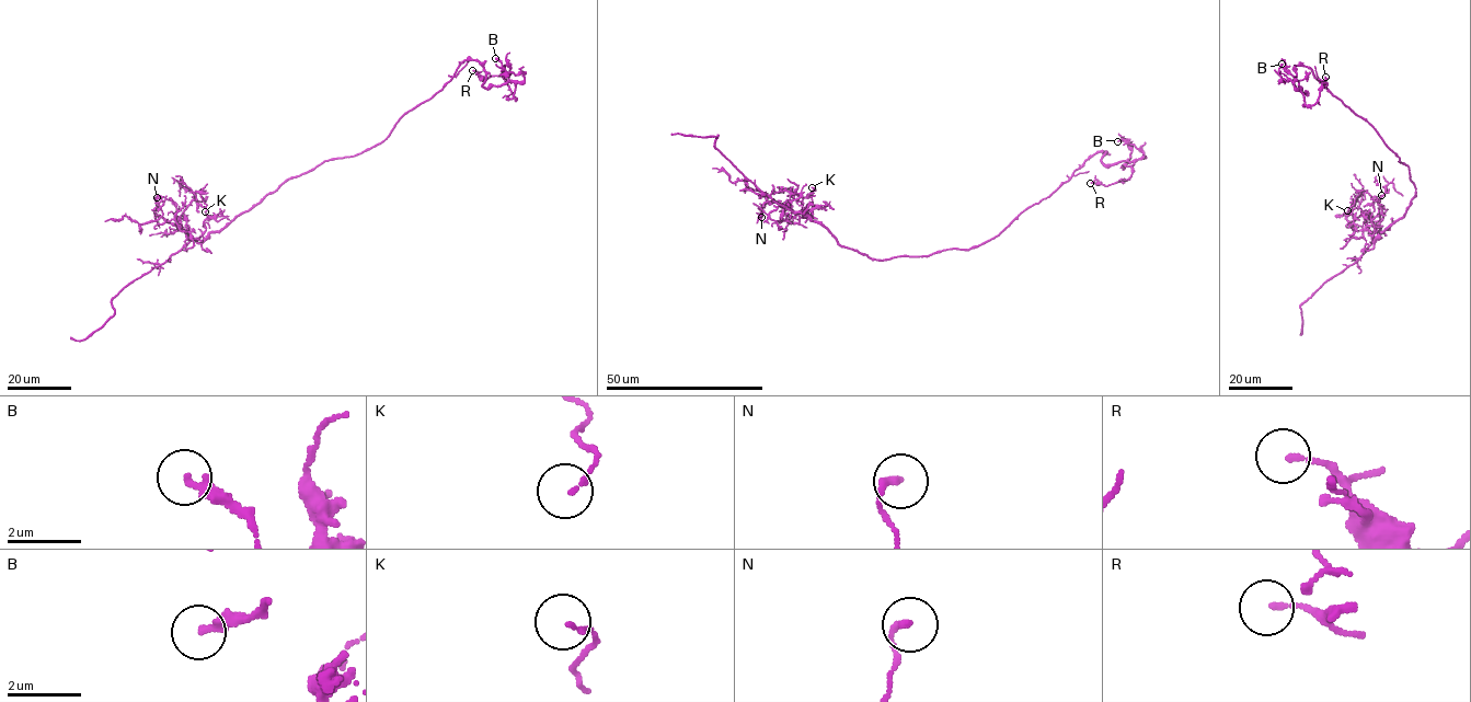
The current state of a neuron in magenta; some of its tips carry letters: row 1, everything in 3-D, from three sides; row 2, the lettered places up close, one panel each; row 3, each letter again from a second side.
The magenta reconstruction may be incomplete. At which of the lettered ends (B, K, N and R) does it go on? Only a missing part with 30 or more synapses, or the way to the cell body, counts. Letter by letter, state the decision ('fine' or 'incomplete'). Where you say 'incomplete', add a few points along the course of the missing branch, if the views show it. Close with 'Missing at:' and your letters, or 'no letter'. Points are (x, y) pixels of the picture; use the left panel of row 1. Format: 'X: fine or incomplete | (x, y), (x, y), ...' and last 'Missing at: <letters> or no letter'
B: fine
K: fine
N: fine
R: fine
Missing at: no letter

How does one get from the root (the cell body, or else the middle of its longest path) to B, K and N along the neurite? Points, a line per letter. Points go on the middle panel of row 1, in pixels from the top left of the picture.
B: (941, 251), (990, 240), (1096, 152), (1106, 151), (1105, 164), (1144, 157), (1124, 138), (1117, 141)
K: (941, 251), (872, 260), (841, 246), (826, 228), (786, 205), (780, 219), (801, 211), (812, 187)
N: (941, 251), (872, 260), (841, 246), (826, 228), (786, 205), (767, 202), (758, 214), (761, 217)

